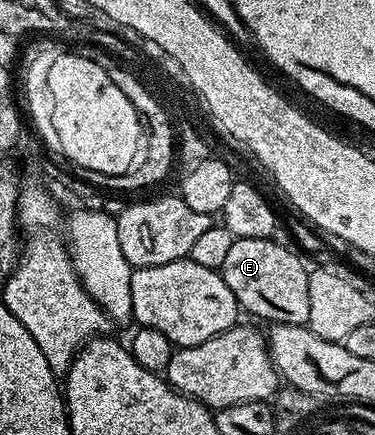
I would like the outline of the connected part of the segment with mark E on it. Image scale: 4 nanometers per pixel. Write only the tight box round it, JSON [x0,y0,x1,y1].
[220,239,310,325]

